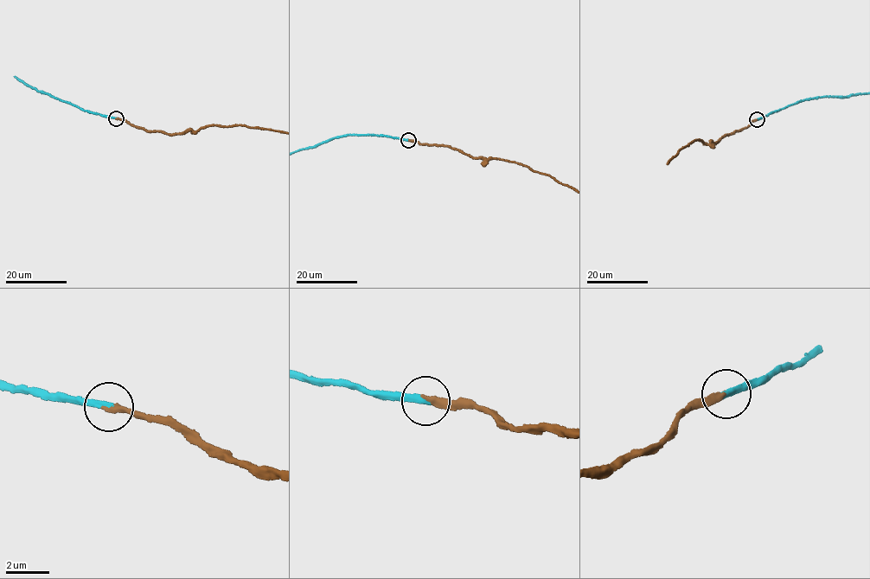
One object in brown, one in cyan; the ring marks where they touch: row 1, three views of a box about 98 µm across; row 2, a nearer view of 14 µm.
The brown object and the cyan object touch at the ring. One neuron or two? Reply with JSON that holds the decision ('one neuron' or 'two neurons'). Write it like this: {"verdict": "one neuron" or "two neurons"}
{"verdict": "one neuron"}

